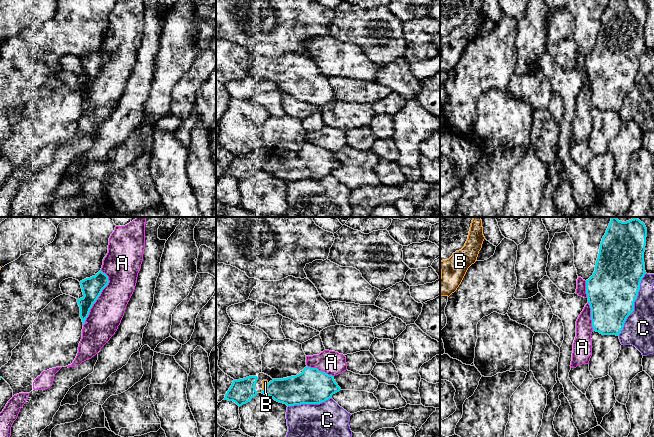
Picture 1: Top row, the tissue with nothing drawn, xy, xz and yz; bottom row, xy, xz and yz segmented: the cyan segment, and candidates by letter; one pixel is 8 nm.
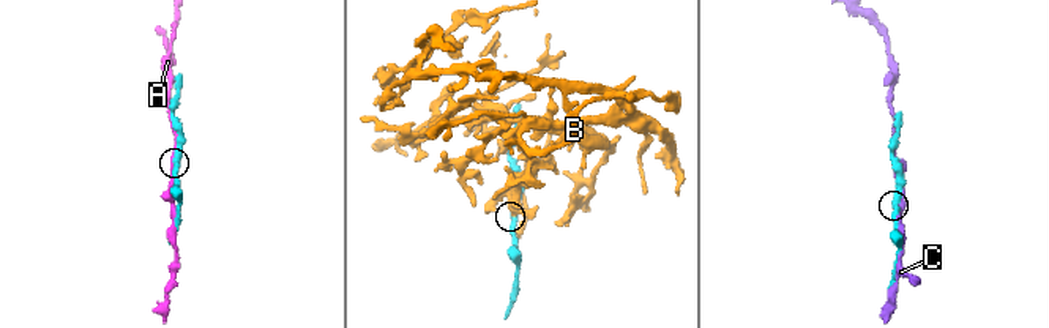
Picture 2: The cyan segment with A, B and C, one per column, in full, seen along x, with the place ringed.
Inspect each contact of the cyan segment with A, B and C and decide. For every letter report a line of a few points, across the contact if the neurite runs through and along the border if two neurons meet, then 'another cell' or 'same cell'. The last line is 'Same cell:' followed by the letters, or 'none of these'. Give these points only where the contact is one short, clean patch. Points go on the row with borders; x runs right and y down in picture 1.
A: another cell
B: another cell
C: another cell
Same cell: none of these

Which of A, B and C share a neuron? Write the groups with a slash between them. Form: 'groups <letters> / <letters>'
groups A / B / C

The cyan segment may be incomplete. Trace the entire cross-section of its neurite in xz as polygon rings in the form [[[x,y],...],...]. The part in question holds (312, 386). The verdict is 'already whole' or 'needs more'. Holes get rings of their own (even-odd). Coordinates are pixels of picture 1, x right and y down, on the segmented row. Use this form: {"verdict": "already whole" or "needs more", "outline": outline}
{"verdict": "already whole", "outline": [[[307,366],[296,376],[273,379],[262,390],[262,394],[279,403],[294,406],[320,404],[340,390],[334,376]]]}

